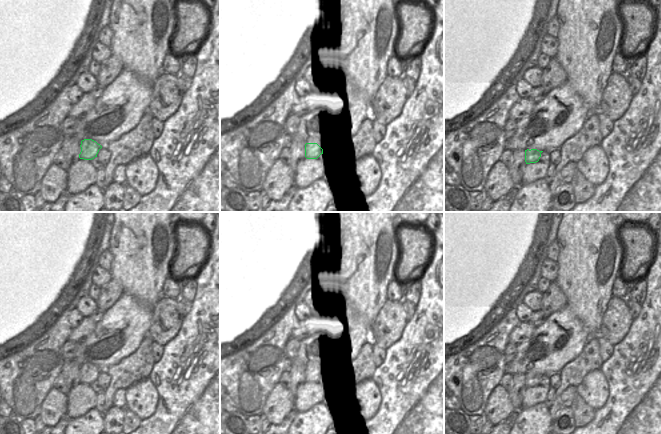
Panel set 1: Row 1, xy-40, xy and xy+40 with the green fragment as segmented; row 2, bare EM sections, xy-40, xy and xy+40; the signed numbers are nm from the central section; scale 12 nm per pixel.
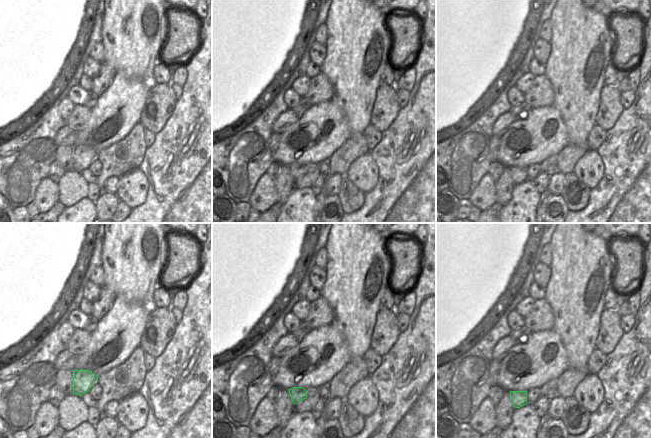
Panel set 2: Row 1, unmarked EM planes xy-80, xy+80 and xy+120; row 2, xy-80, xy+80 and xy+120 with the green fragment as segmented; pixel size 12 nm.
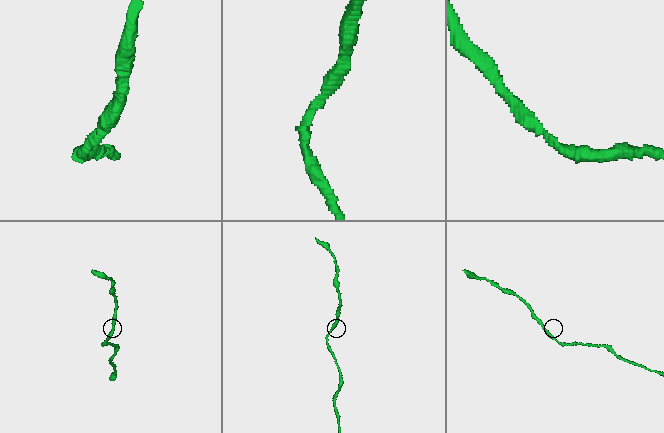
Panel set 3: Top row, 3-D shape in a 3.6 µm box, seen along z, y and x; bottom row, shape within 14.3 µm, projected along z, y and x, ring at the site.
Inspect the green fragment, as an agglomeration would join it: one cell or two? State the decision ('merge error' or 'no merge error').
no merge error

